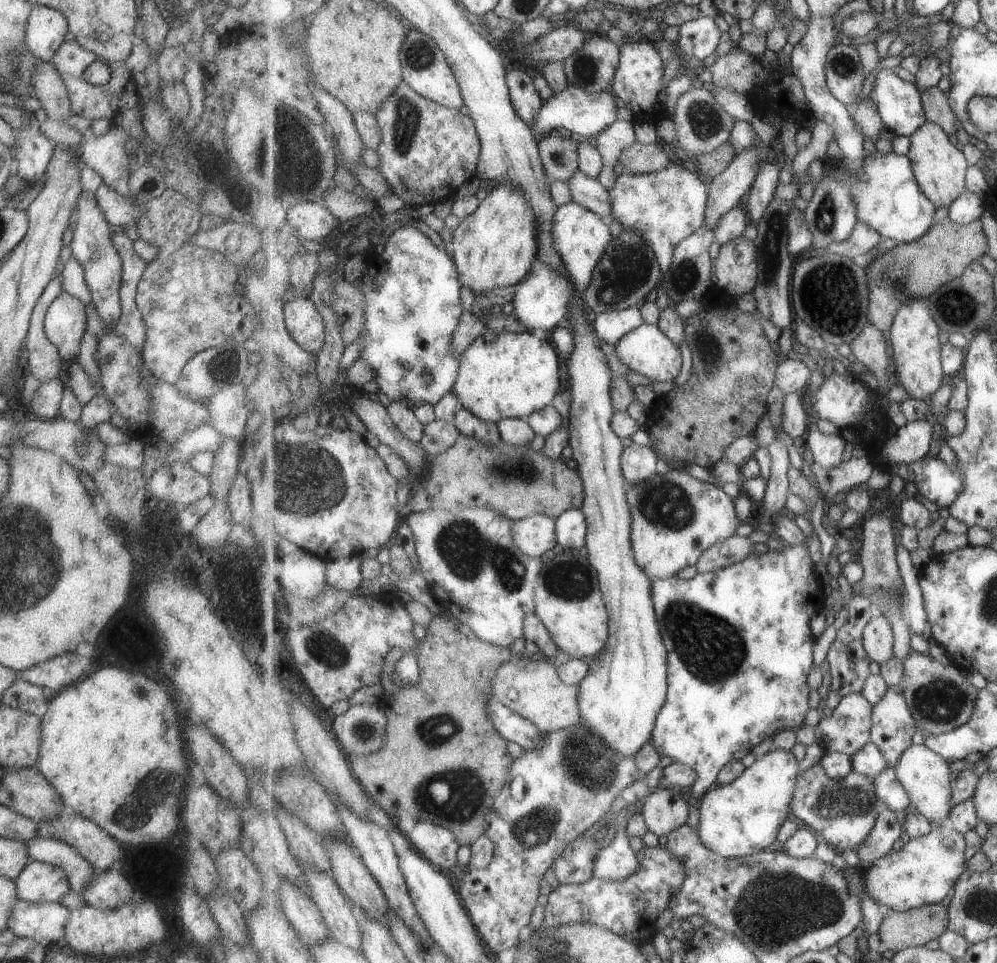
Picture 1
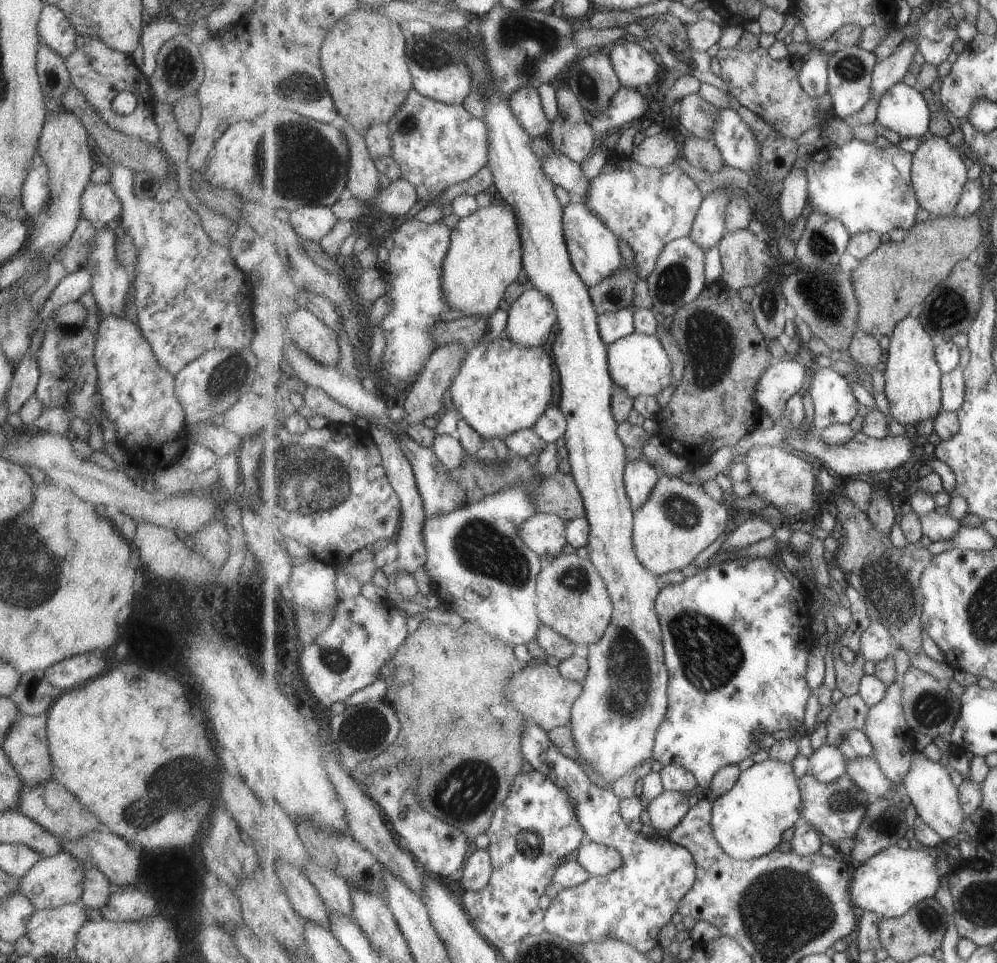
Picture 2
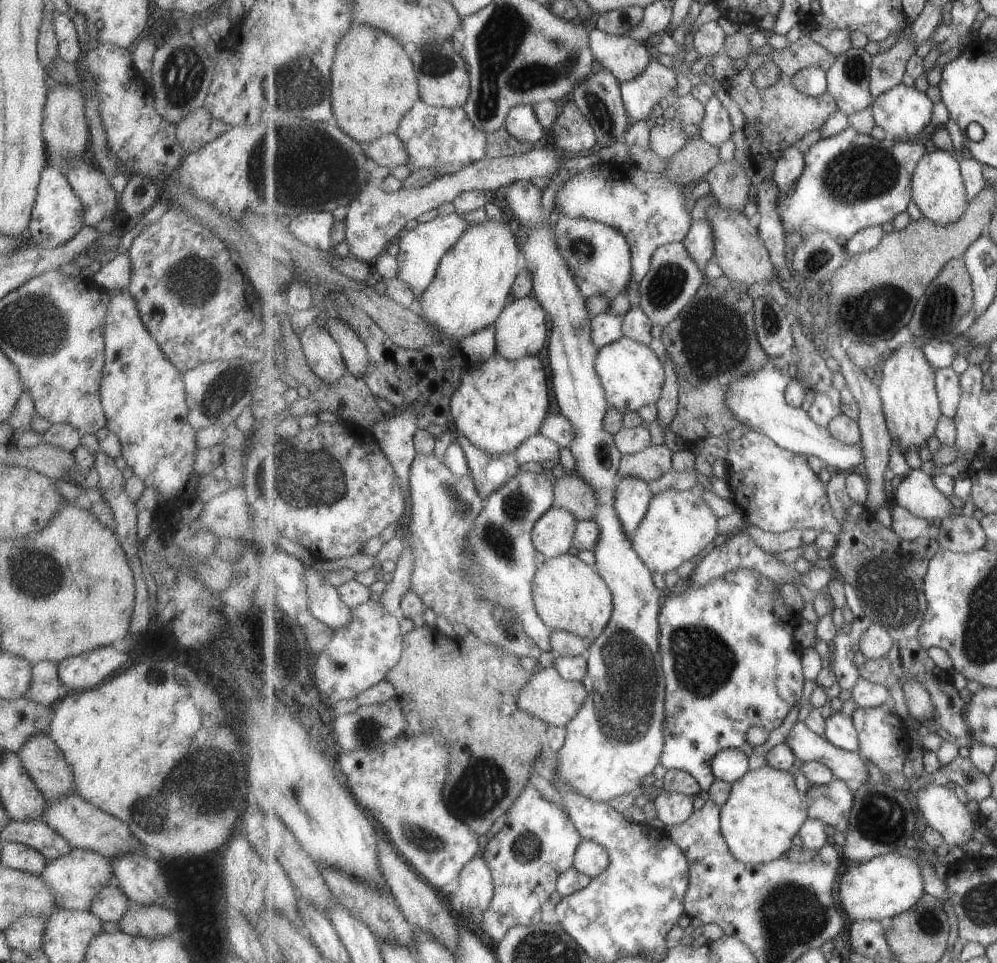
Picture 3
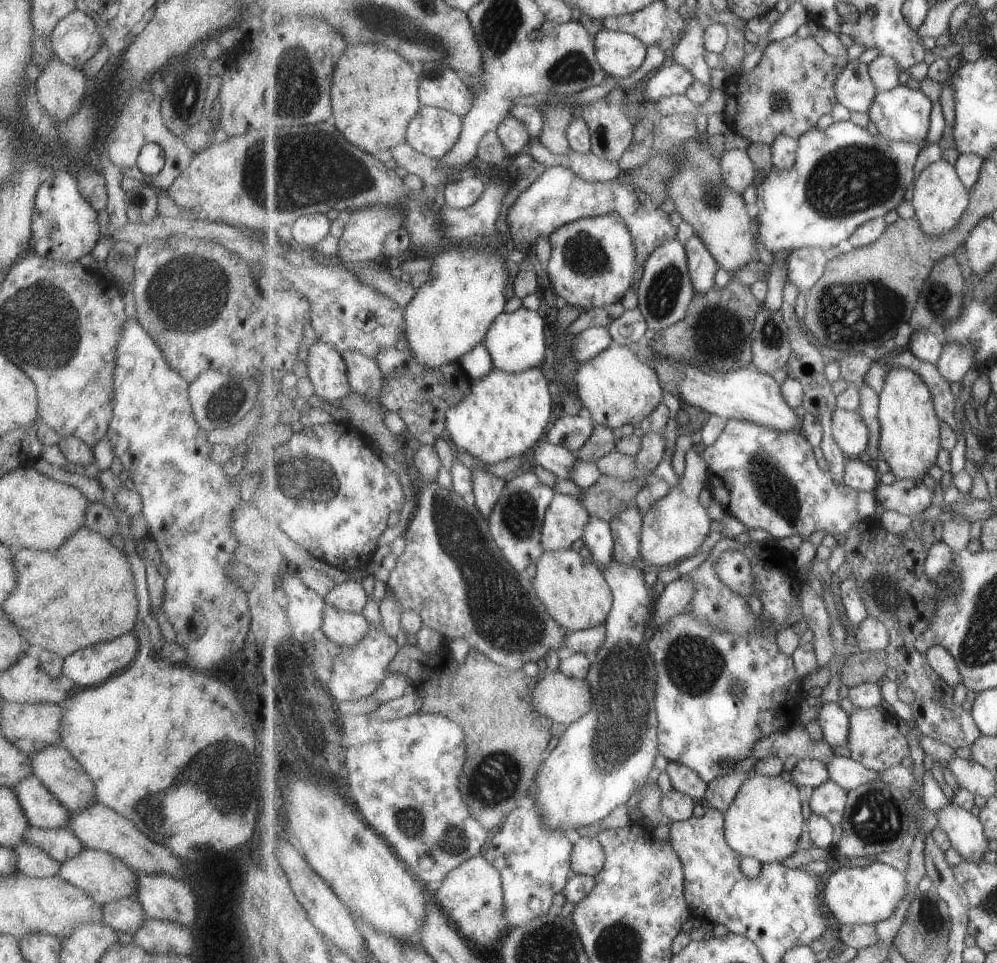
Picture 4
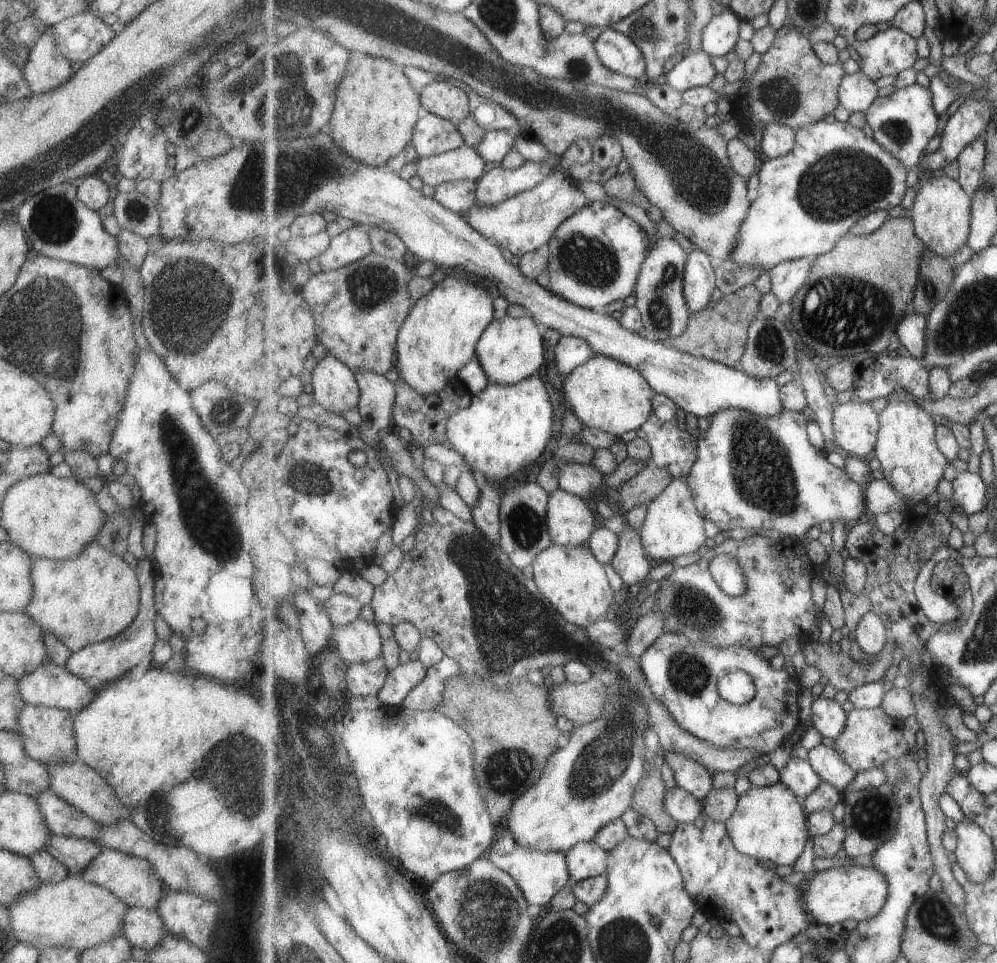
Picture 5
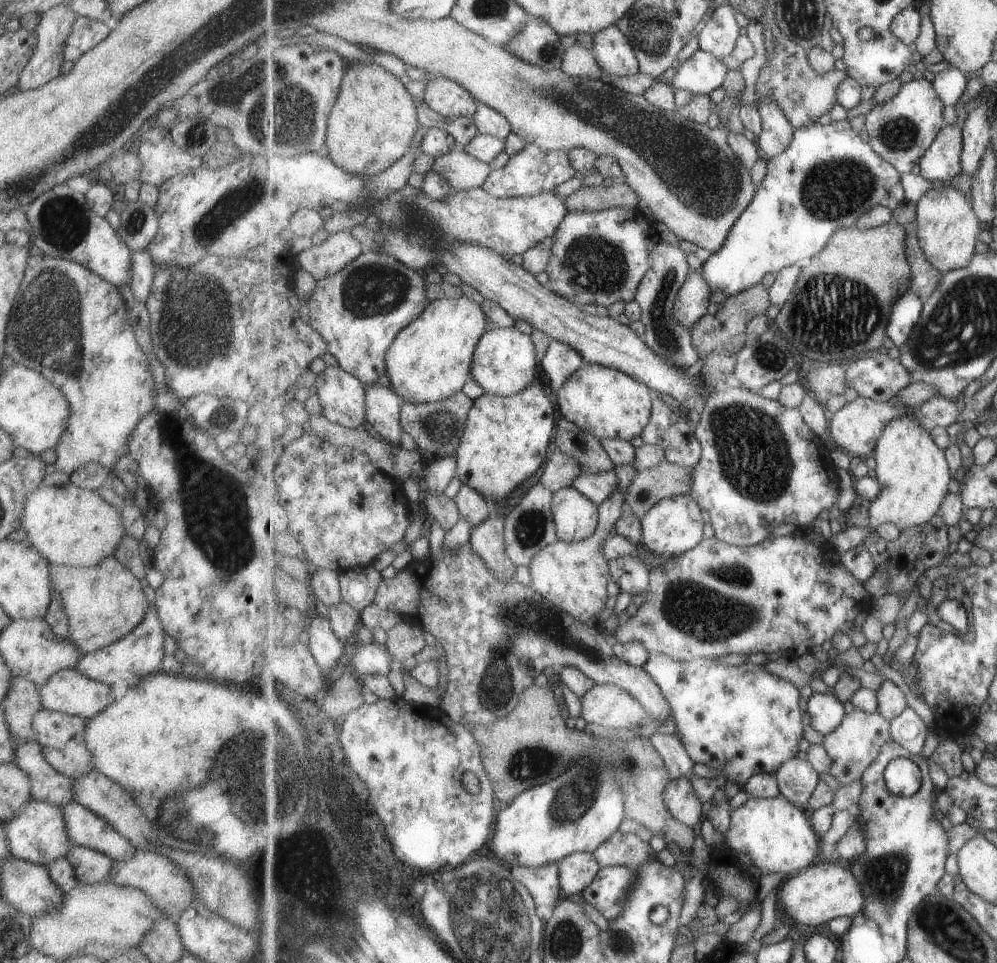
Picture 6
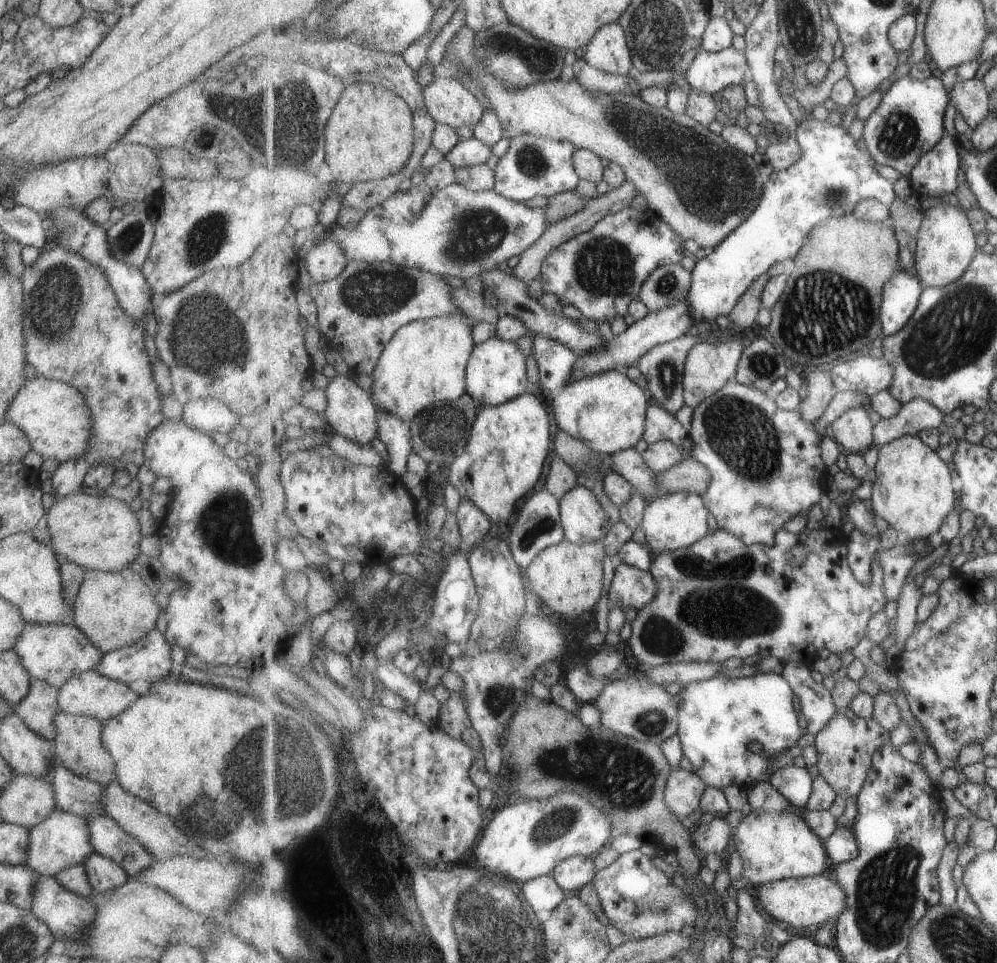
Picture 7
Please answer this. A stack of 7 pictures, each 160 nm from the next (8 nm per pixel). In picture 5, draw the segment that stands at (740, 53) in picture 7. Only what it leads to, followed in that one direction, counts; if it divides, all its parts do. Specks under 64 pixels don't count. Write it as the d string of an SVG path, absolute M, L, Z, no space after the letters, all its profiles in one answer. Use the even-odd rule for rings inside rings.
M703 48L696 53L683 56L663 79L675 90L684 93L693 87L709 86L715 76L717 70L711 62L711 55Z

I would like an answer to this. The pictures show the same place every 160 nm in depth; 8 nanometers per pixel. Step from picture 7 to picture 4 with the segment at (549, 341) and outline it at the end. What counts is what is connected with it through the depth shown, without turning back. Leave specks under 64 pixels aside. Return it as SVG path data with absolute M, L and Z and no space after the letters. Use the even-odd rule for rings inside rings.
M591 327L581 331L574 340L574 350L579 361L593 360L600 352L614 344L608 327Z

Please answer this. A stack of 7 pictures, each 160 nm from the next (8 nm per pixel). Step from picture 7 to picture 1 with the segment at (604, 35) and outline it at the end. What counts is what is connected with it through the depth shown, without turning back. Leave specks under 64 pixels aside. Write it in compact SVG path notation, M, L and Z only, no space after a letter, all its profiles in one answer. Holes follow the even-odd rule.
M642 39L637 42L628 42L621 47L620 64L613 78L613 91L612 93L617 96L617 100L629 109L633 114L634 121L646 124L657 124L659 116L662 116L665 111L665 101L661 105L658 95L666 98L663 86L663 72L665 66L660 51L654 46L654 42L649 39Z

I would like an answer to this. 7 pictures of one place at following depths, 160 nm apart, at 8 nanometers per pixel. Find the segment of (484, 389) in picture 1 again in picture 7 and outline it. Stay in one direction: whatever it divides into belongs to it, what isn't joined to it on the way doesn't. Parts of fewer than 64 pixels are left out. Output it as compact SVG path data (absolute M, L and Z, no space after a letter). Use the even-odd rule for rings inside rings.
M523 393L512 401L496 407L482 406L471 427L470 439L465 450L450 466L447 482L459 489L463 499L472 500L496 525L507 524L515 512L515 506L529 492L543 474L543 466L551 452L551 420L543 402L533 394Z

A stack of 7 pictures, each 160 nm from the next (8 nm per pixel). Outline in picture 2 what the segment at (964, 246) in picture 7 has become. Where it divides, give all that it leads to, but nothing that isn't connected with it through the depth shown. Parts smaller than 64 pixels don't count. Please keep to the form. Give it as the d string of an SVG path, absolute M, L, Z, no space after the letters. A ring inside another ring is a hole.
M939 136L925 137L913 156L912 180L921 207L934 217L954 215L964 194L965 185L970 180L966 156L959 154L957 148L951 146L947 139Z

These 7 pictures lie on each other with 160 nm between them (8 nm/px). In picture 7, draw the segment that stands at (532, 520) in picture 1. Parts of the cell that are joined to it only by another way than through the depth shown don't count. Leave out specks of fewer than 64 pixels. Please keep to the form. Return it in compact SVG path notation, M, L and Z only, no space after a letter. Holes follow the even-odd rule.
M578 484L560 499L560 505L567 541L577 544L599 541L614 525L590 486Z

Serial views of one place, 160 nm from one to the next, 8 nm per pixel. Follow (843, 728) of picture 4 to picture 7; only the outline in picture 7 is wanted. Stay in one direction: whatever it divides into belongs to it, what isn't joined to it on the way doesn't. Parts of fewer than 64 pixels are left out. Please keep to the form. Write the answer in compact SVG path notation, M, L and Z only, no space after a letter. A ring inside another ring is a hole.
M789 661L784 665L782 676L792 683L792 688L800 698L802 713L807 722L807 730L814 736L818 735L829 721L839 712L833 693L811 677L808 665Z

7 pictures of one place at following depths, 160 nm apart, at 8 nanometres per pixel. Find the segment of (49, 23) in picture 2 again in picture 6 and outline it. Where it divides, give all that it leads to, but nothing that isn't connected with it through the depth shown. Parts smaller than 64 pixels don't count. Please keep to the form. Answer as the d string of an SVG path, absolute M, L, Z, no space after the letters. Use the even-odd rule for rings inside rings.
M76 15L63 44L63 61L75 61L81 54L102 42L110 32L110 24Z

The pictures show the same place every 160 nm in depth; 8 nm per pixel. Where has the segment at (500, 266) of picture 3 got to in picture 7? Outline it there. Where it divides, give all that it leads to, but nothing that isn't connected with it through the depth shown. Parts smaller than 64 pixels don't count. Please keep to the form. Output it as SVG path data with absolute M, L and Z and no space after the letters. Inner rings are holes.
M461 314L421 319L399 329L372 372L372 392L378 408L411 423L434 402L461 398L466 393L466 368L476 347L474 324Z

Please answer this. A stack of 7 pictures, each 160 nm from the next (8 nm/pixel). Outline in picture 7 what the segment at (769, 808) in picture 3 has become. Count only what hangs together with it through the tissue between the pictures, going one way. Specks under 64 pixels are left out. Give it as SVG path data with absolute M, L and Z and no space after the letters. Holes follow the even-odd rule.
M752 809L737 826L733 840L743 860L741 877L746 878L749 885L812 877L825 873L829 868L830 856L825 841L796 809L787 813Z

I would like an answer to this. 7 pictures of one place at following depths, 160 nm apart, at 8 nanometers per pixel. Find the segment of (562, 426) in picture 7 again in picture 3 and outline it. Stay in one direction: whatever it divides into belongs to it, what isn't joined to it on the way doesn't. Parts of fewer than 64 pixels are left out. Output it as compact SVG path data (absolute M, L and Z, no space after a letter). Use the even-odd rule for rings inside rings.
M625 336L600 350L596 371L605 387L610 406L625 412L637 412L645 405L657 403L666 383L666 368L659 356L648 345Z

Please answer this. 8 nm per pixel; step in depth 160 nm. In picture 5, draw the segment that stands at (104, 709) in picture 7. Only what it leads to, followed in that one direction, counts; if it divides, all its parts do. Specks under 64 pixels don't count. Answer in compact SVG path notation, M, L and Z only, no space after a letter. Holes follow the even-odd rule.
M49 662L42 663L17 682L25 704L55 707L72 714L78 713L95 694L89 684L71 674L64 665Z

